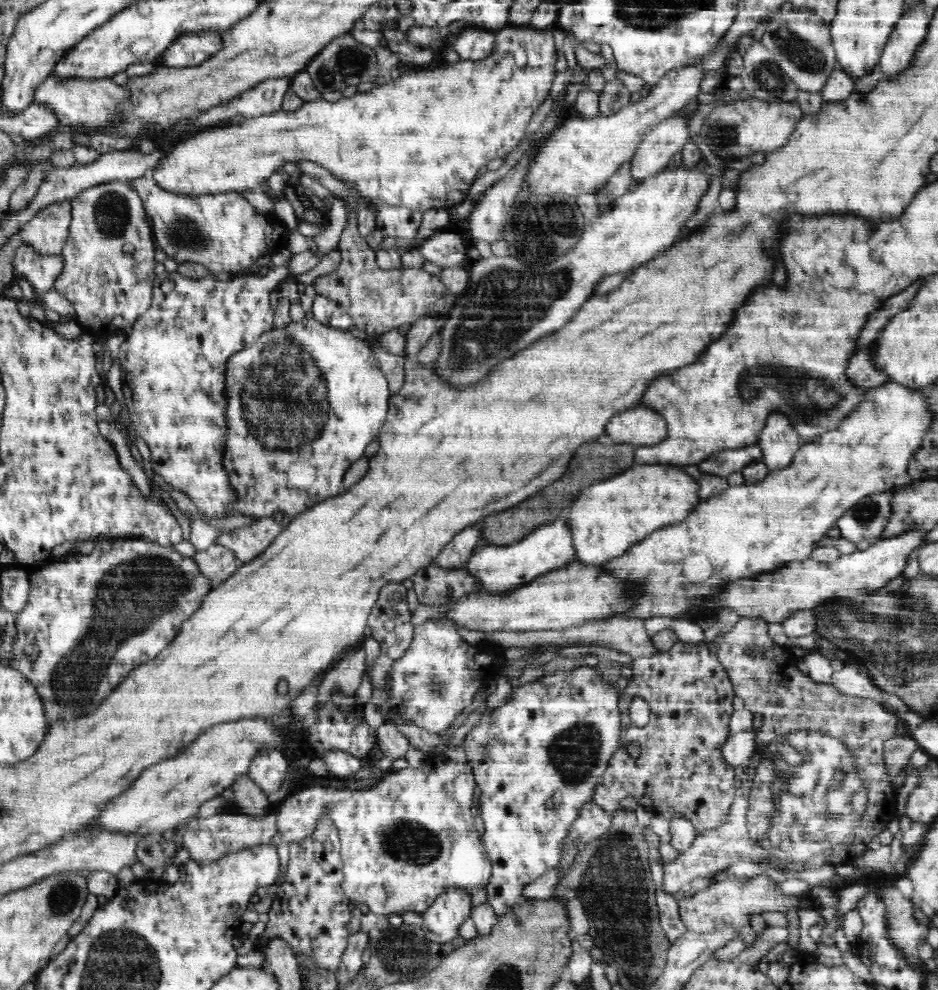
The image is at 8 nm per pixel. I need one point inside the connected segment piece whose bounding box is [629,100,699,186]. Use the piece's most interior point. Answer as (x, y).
(659, 146)

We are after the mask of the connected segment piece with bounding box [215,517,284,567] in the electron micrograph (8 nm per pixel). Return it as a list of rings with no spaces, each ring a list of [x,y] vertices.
[[[273,517],[261,518],[248,526],[234,529],[231,533],[222,533],[215,544],[232,550],[237,566],[240,567],[260,556],[282,530],[284,521],[277,522]]]

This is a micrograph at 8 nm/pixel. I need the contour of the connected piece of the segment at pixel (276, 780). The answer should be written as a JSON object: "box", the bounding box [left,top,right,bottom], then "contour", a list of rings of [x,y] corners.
{"box":[248,750,291,793],"contour":[[[266,750],[260,752],[251,766],[248,767],[249,777],[266,793],[276,792],[284,782],[286,768],[290,765],[291,759],[283,752],[277,750]]]}

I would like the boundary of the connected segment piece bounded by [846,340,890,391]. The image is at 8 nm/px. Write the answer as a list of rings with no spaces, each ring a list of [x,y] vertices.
[[[875,340],[866,348],[858,350],[858,354],[854,353],[850,358],[850,366],[846,370],[847,376],[854,381],[856,386],[860,386],[860,389],[865,391],[890,381],[887,374],[883,370],[875,368],[875,364],[873,364],[874,347]]]

